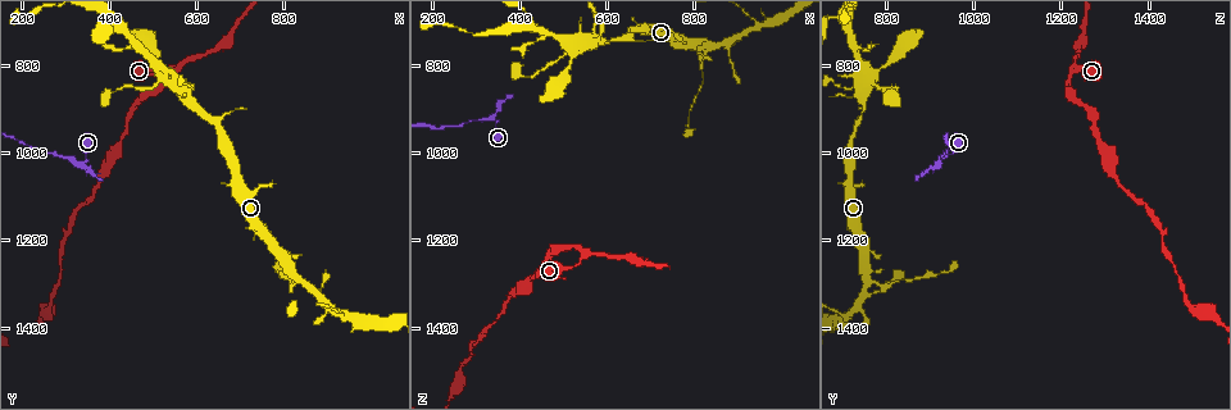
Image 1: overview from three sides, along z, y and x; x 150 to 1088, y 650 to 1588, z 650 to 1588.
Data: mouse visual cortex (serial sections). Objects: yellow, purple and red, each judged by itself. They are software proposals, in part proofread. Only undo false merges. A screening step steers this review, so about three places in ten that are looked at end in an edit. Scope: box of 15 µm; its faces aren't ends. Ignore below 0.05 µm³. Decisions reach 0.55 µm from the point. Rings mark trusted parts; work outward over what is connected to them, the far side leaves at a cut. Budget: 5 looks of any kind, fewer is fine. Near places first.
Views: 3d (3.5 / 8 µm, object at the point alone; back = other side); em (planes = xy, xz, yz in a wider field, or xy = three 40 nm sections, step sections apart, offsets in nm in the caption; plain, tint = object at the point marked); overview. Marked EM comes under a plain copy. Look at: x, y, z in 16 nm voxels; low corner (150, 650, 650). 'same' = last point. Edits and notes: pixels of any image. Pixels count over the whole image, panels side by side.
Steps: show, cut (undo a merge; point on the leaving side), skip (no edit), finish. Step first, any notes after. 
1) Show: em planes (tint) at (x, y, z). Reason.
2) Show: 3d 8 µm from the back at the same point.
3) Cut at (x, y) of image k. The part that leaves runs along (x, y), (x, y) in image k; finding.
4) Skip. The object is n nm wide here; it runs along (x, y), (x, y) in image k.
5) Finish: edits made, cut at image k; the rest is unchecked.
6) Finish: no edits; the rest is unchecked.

Show: 3d 3.5 µm at (545, 815, 1230). Arms part here.

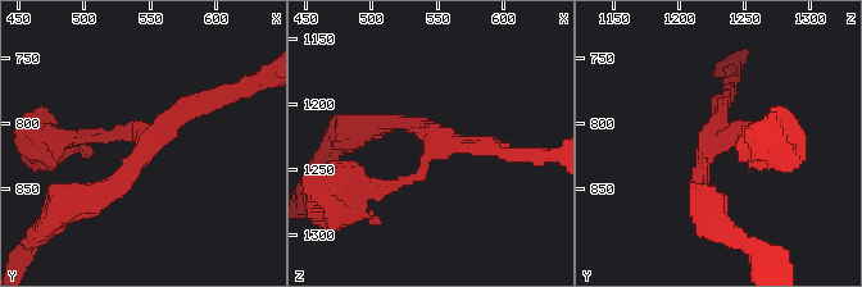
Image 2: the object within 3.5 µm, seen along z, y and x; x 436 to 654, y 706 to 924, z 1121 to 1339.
Show: em xy step 3 (tint) at (544, 808, 1236). 3 arms meet here; the arms are 200, 200, 200 nm wide; now the EM.

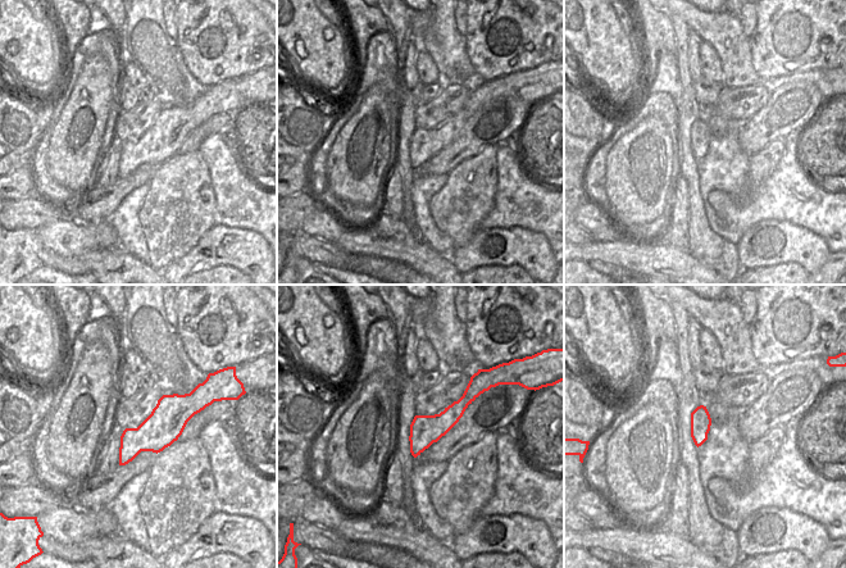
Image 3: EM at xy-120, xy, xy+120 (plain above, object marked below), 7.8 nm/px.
Skip. All the same cell.

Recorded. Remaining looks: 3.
Show: 3d 3.5 µm at (335, 1025, 920). Abrupt turn.

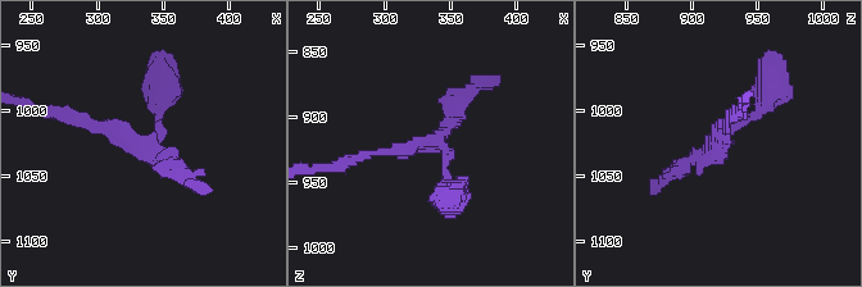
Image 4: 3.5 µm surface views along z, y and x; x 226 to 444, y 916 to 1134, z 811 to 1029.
Show: em xy step 3 (tint) at (336, 1026, 920). Need the tissue.

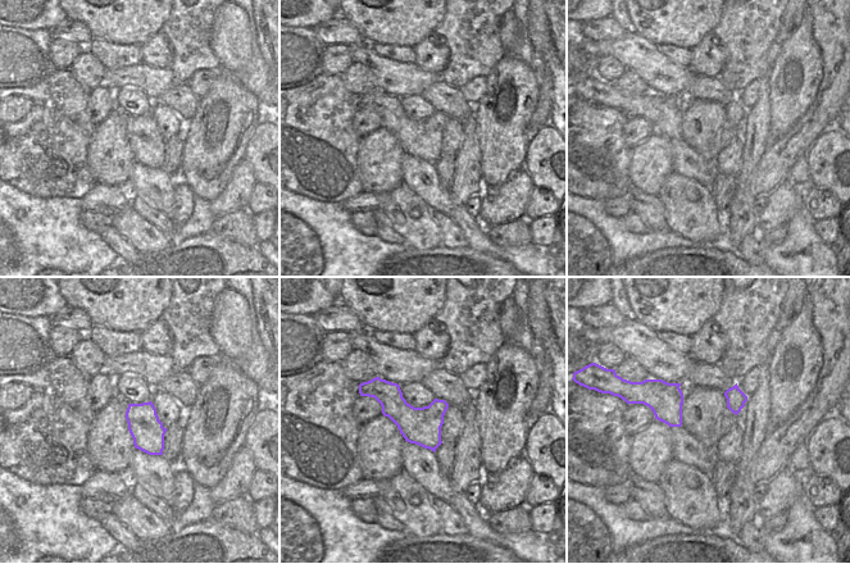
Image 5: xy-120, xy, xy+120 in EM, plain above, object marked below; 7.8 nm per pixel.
Skip. It runs along (445, 200), (438, 141), (359, 158) in image 4; all the same cell.

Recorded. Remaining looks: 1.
Finish: no edits; the rest is unchecked.

